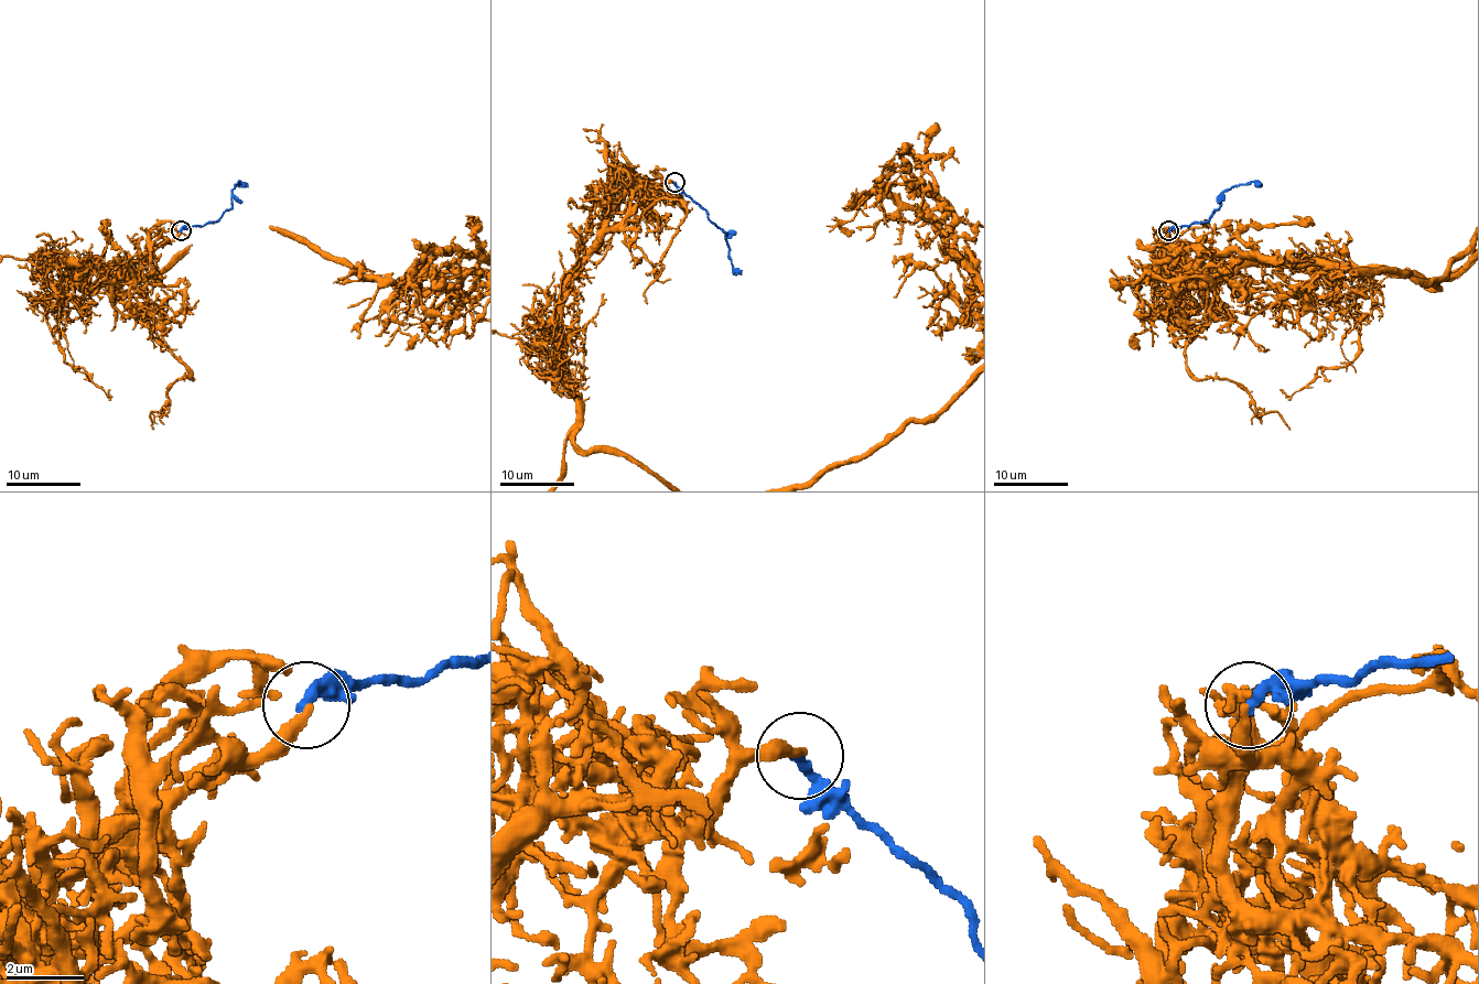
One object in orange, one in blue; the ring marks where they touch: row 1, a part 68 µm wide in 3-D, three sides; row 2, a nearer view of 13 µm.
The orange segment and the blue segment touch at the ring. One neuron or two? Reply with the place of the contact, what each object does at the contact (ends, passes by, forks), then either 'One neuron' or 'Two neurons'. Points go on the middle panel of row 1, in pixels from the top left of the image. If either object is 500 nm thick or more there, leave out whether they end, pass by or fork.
Place: (675, 182). At the ring orange ends. At the ring blue ends. Two neurons

